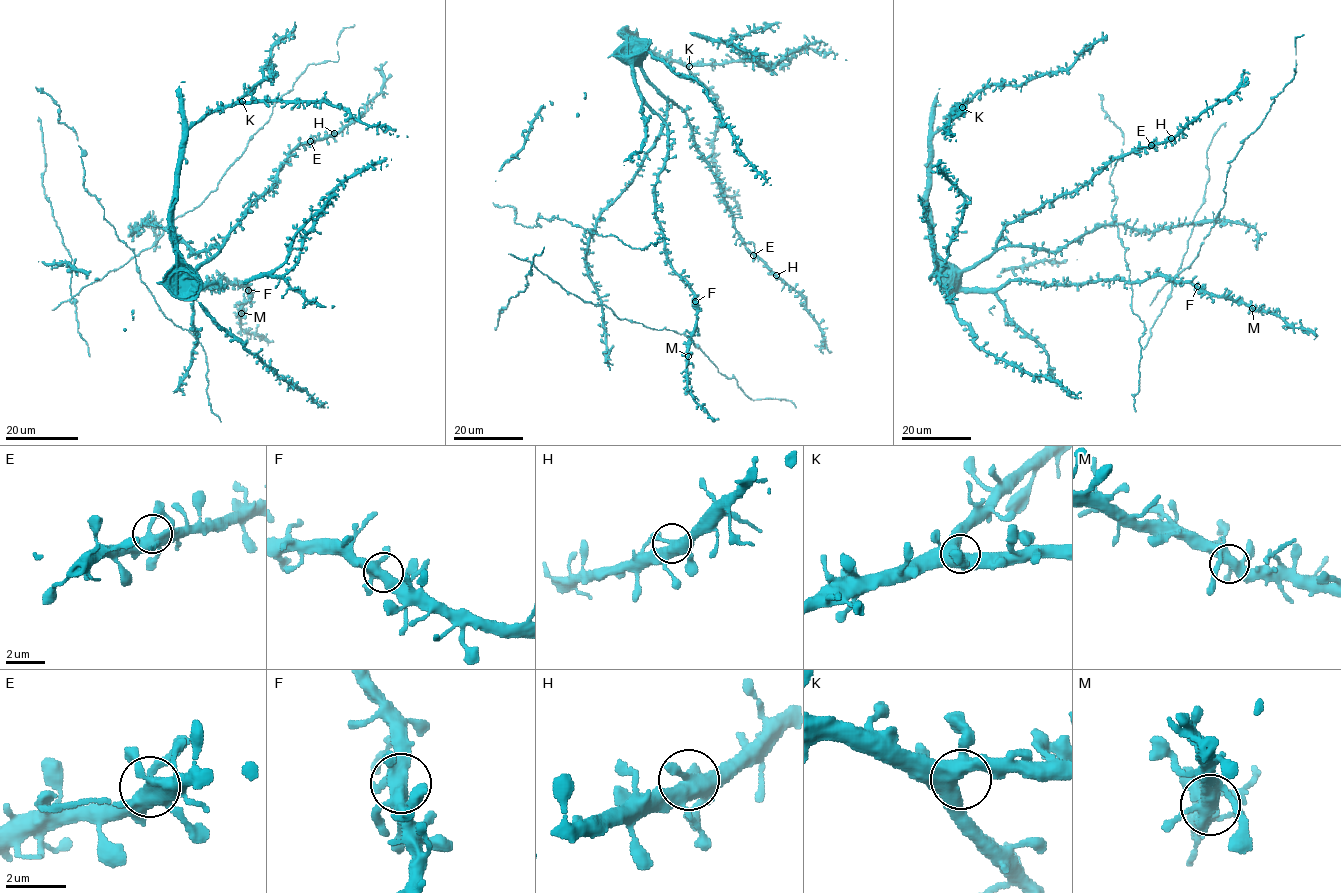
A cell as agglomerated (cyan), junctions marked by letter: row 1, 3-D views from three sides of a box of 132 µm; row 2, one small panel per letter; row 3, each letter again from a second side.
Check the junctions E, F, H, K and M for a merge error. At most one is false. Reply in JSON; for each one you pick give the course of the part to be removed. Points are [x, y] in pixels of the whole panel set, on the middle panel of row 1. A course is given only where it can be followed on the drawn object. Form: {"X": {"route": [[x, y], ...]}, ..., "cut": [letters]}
{"cut": []}

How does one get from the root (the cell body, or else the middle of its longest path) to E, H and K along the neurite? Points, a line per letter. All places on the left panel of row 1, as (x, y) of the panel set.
E: (192, 272), (219, 249), (248, 206), (274, 184), (290, 153), (310, 141)
H: (192, 272), (219, 249), (248, 206), (274, 184), (280, 169), (297, 146), (327, 139), (334, 133)
K: (192, 272), (177, 253), (174, 231), (176, 164), (182, 137), (203, 117), (242, 101)

